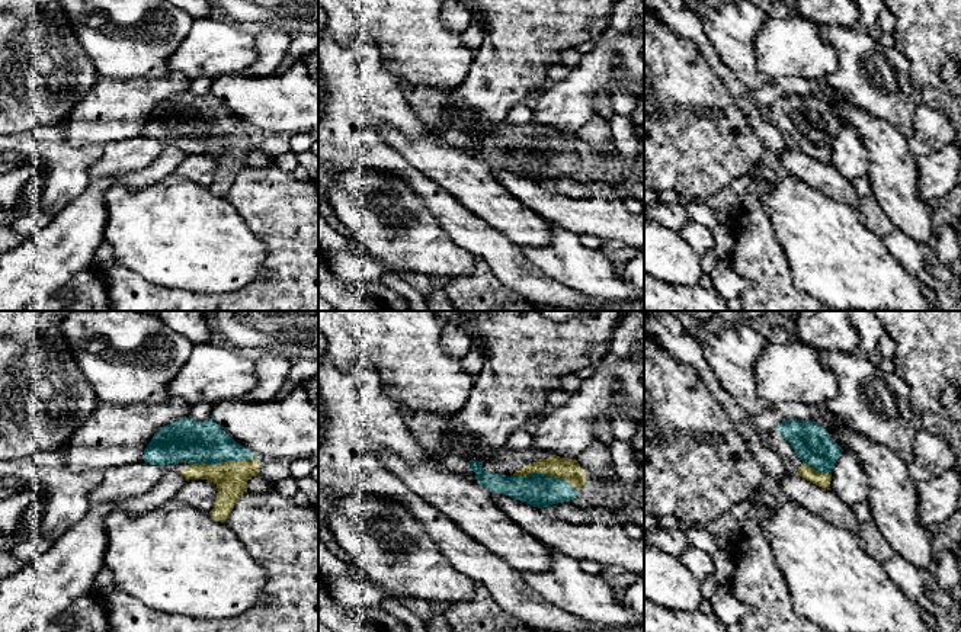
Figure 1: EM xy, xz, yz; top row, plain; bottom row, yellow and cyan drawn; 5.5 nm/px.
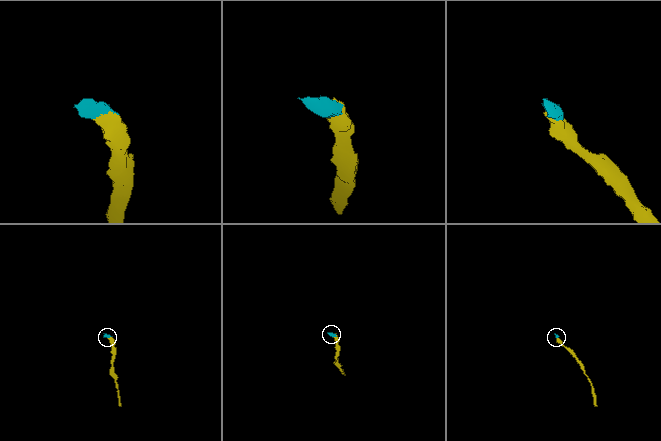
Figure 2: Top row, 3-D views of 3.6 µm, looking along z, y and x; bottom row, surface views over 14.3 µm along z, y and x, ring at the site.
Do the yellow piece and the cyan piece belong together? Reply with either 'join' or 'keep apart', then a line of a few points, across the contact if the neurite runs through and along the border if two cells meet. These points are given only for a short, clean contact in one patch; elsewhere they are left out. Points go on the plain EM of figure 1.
join; line xy (231, 151), (230, 144), (223, 137), (204, 119), (188, 115)

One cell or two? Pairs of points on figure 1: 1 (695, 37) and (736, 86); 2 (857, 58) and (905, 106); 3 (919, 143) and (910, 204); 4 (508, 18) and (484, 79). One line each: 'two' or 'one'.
1: one
2: one
3: two
4: one

